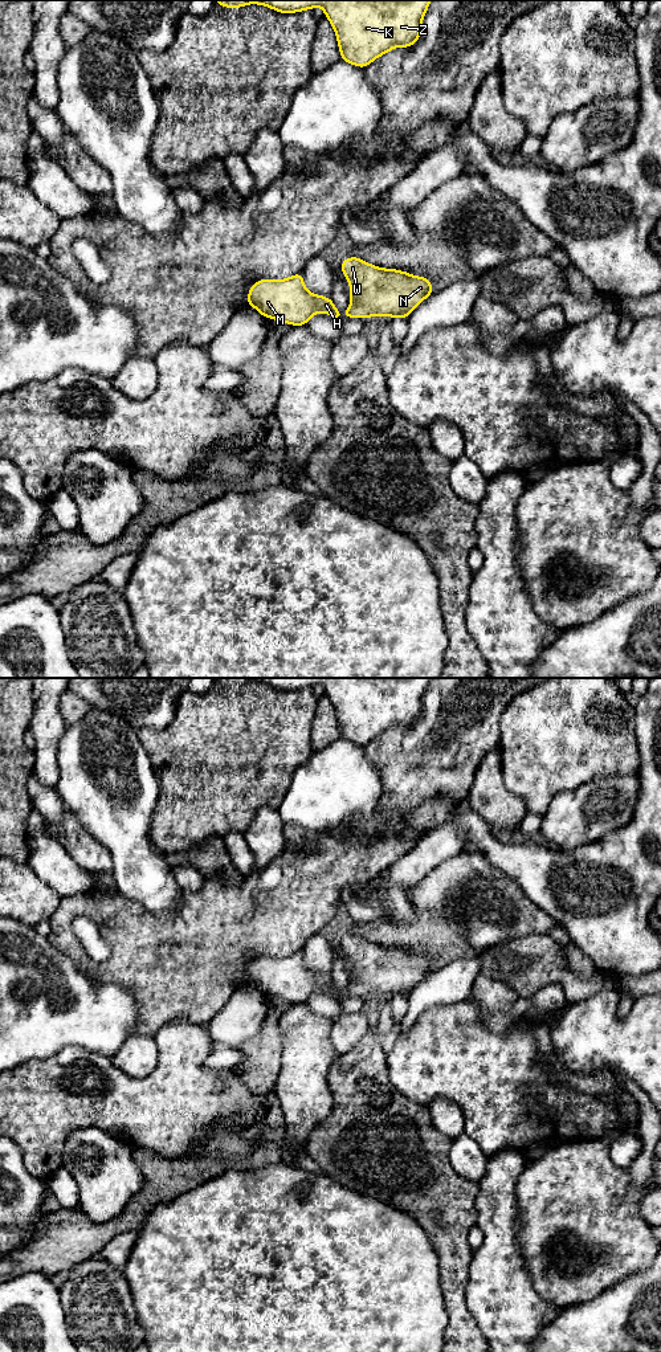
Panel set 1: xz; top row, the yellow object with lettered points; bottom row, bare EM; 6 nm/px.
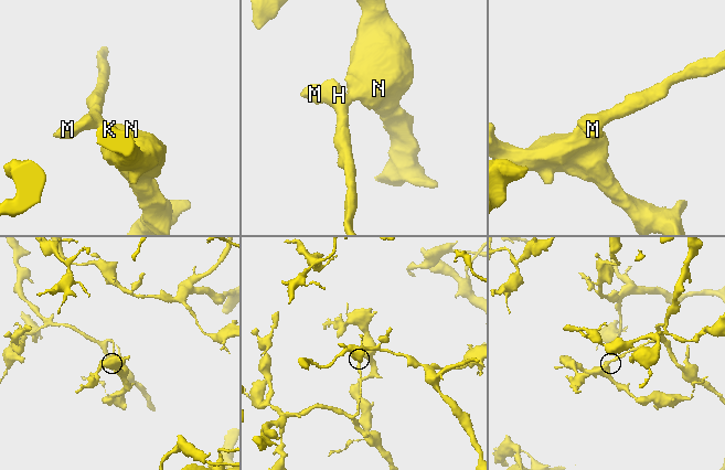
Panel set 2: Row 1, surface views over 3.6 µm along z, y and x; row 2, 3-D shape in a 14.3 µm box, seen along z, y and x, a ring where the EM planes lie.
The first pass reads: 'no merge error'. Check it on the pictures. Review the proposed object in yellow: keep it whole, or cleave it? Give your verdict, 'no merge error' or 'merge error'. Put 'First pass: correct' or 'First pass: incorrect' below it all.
no merge error
First pass: correct

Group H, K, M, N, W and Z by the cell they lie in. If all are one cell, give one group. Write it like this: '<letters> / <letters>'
H K M N W Z

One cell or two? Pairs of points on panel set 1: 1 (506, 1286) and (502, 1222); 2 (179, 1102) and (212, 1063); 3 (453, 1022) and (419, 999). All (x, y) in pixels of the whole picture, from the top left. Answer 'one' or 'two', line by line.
1: one
2: two
3: two

